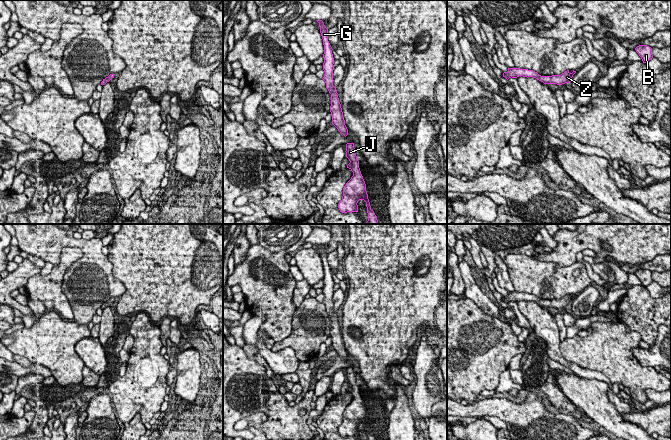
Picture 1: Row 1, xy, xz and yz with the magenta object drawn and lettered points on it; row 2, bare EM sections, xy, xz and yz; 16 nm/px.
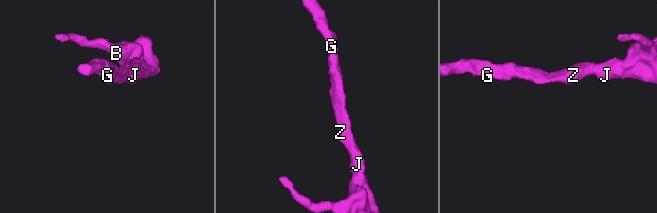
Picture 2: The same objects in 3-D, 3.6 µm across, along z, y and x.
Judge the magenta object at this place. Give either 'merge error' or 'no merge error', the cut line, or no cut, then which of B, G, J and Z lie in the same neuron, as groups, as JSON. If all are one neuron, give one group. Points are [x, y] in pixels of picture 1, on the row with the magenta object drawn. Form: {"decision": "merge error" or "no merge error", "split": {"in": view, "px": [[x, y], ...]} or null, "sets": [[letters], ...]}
{"decision": "no merge error", "split": null, "sets": [["B", "G", "J", "Z"]]}

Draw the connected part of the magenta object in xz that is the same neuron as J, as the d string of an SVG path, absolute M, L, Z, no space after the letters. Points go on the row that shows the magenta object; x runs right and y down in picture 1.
M347 143L345 152L346 157L350 161L350 163L347 165L347 168L353 172L353 176L343 188L343 196L342 200L338 204L338 208L342 213L358 212L357 203L359 200L364 200L366 202L368 213L368 221L366 224L379 224L377 216L370 206L366 191L366 184L359 168L359 161L357 160L355 153L354 143Z

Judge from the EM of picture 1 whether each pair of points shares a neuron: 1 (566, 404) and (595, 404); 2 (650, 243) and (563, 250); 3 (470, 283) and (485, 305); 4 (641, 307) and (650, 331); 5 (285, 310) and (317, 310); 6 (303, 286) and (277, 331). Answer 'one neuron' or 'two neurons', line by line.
1: two neurons
2: one neuron
3: one neuron
4: one neuron
5: two neurons
6: two neurons

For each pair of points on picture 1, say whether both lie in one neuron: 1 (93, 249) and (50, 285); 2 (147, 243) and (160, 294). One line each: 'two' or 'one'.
1: two
2: one

